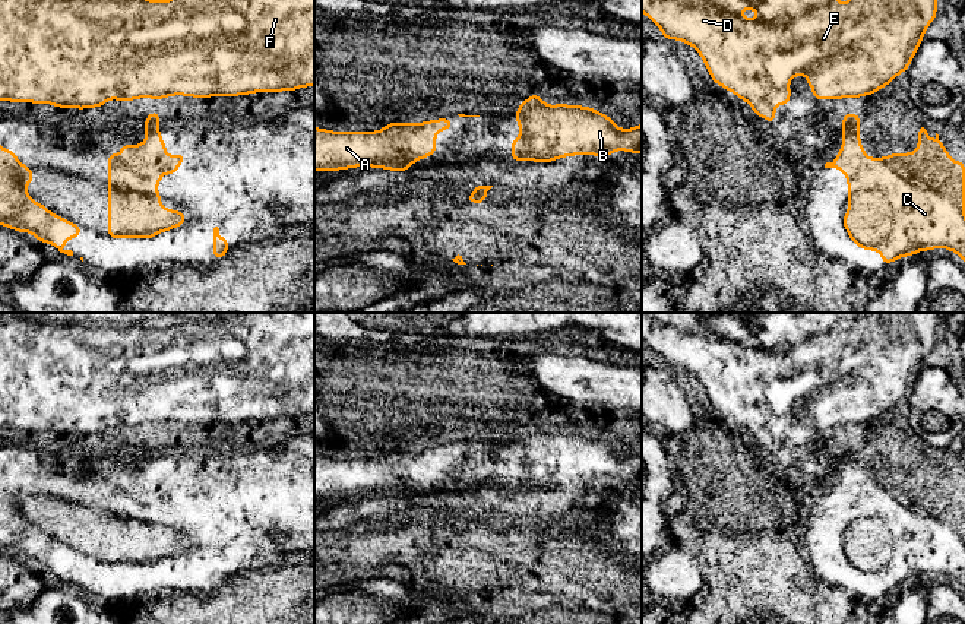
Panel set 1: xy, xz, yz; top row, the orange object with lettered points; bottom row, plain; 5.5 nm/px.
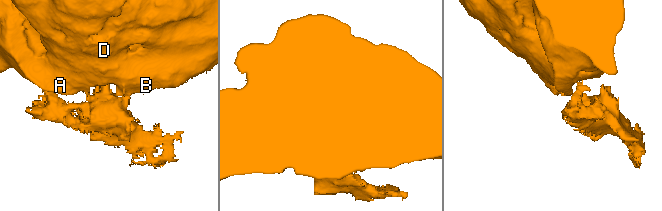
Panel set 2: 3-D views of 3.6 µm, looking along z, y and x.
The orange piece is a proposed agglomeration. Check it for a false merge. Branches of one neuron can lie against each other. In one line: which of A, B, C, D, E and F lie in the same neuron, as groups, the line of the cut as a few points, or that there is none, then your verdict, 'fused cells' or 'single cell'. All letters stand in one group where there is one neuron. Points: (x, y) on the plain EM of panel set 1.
groups A B D E F / C; cut xy (149, 442), (146, 513), (142, 518), (120, 516); fused cells

